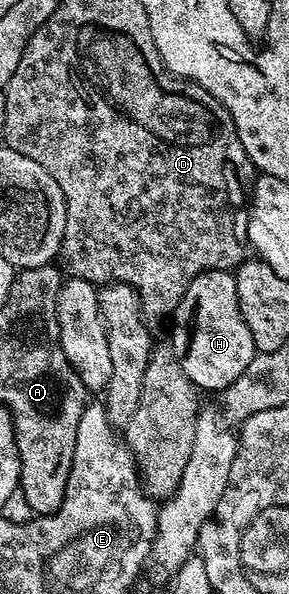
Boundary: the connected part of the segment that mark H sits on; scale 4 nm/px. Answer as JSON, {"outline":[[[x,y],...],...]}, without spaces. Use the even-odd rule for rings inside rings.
{"outline":[[[206,270],[198,274],[175,309],[173,321],[175,327],[171,330],[169,345],[185,376],[189,376],[200,391],[226,390],[255,359],[253,332],[249,332],[249,324],[245,324],[241,316],[235,275],[230,270]]]}

